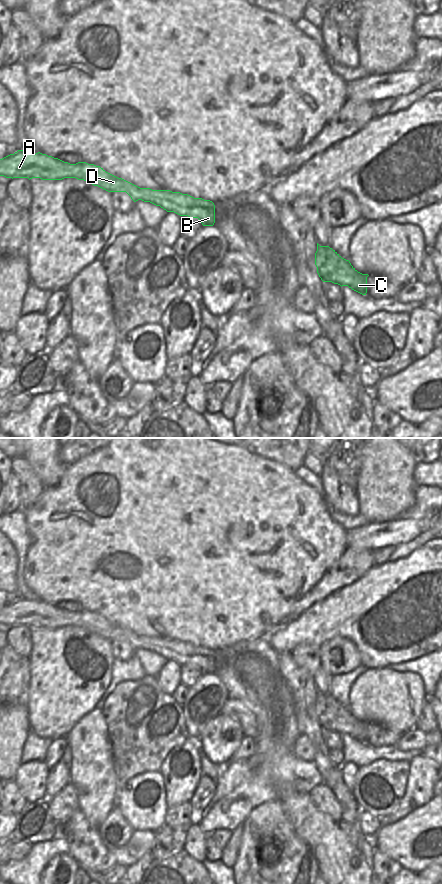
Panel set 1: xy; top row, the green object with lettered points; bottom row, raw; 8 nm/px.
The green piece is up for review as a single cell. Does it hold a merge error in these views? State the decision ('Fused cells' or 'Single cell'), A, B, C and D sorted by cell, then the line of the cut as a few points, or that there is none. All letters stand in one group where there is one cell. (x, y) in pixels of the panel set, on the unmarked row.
Single cell. Groups: A B C D. No split

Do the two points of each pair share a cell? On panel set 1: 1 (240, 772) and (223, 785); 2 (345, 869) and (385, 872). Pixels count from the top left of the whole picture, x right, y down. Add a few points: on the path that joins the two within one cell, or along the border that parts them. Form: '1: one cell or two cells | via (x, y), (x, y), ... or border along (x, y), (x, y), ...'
1: one cell | via (236, 773), (227, 782)
2: two cells | border along (371, 869), (373, 873)

